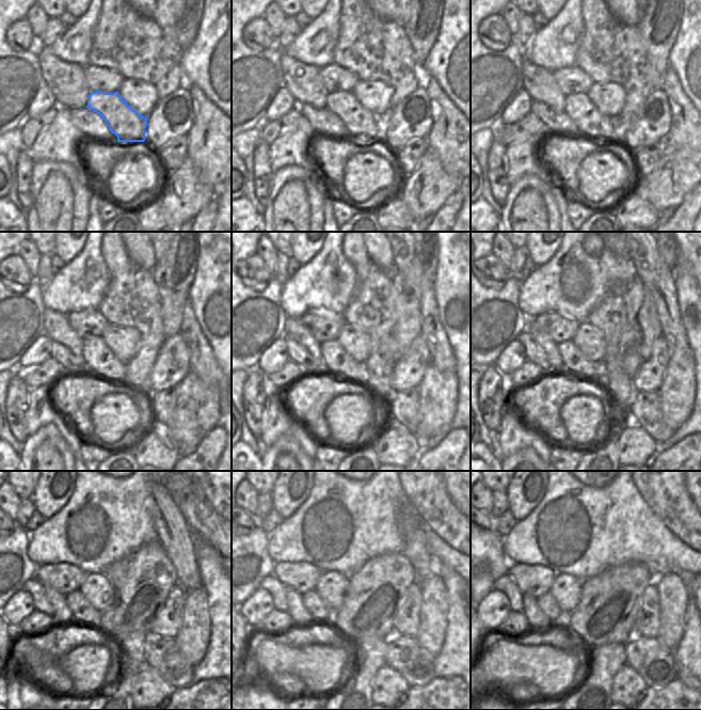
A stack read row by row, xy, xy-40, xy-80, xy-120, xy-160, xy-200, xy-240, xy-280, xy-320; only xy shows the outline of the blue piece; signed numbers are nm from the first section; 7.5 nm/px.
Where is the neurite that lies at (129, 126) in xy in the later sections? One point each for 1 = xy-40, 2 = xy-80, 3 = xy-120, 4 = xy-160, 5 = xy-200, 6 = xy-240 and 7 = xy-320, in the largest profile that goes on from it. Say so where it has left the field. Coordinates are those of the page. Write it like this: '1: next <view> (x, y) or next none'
1: next xy-40 (361, 123)
2: next xy-80 (587, 117)
3: next xy-120 (102, 363)
4: next xy-160 (337, 361)
5: next xy-200 (574, 363)
6: next xy-240 (80, 608)
7: next xy-320 (547, 603)

